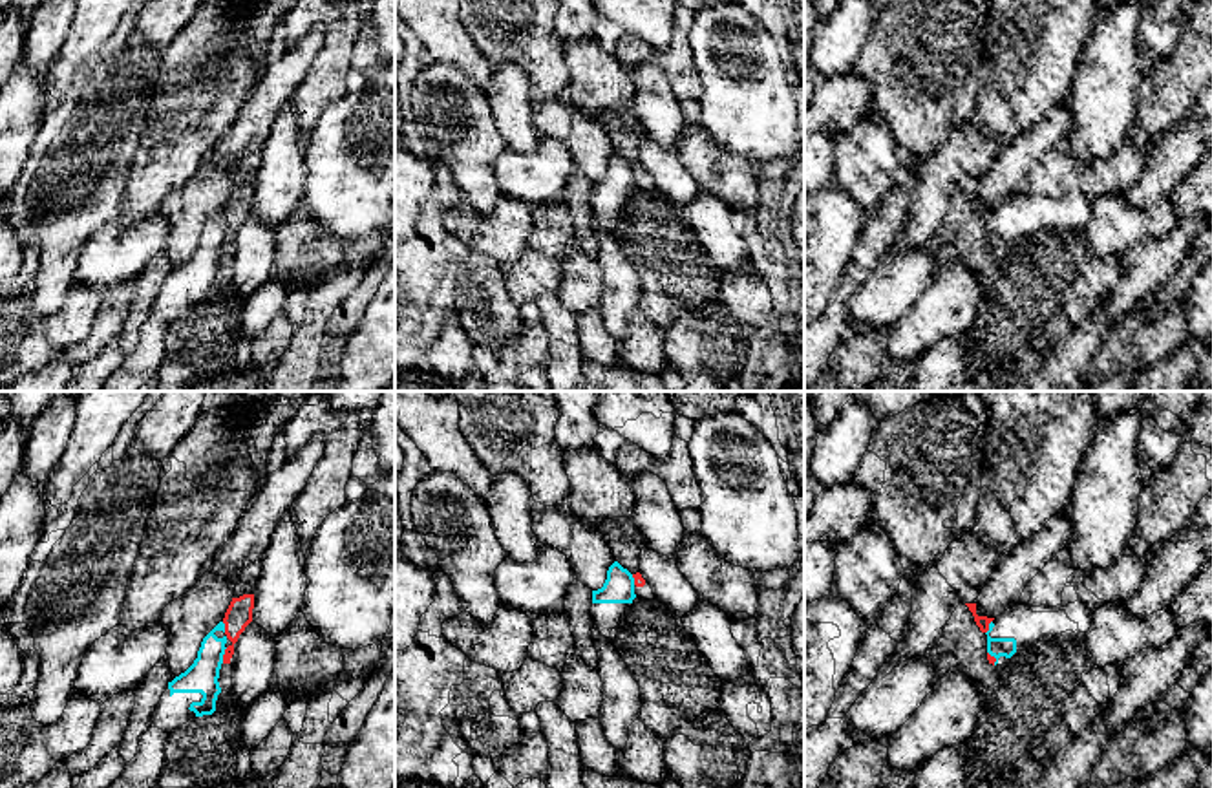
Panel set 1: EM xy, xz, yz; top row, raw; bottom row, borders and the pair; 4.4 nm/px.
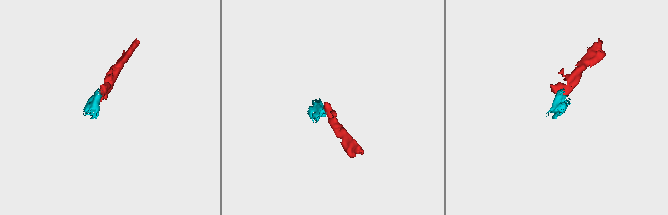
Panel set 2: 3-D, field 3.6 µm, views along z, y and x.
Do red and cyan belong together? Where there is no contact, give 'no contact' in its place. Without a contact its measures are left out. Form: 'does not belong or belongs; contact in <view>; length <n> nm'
does not belong; contact in xy; length 80 nm

